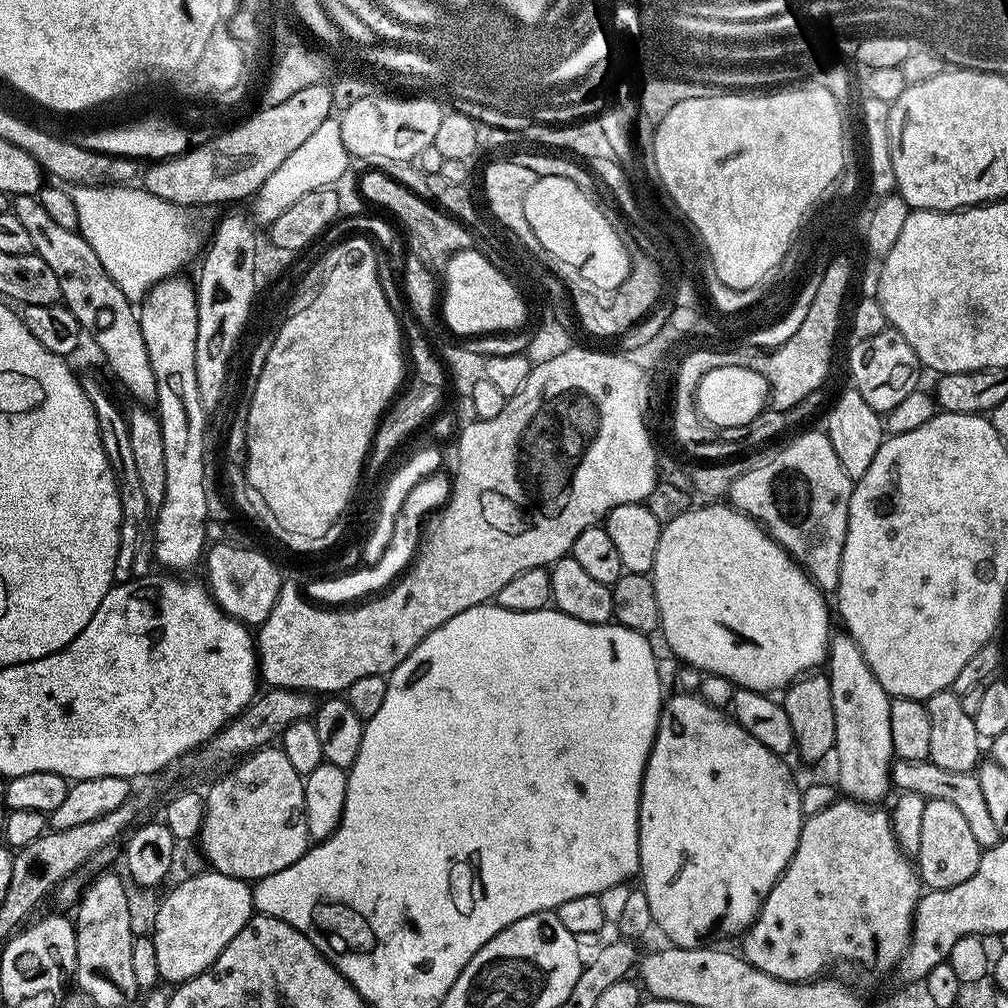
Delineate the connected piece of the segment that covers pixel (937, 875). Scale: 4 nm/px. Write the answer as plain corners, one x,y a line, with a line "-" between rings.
928,800
926,811
922,814
922,842
914,863
921,881
929,889
946,890
966,882
966,878
978,870
981,851
978,838
974,838
974,830
970,830
970,822
966,822
966,814
962,814
958,806
941,800

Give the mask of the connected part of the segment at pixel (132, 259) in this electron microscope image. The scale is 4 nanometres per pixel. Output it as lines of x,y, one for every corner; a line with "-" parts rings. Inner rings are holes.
74,184
68,193
78,209
80,235
90,242
98,262
128,300
143,300
154,285
177,275
191,258
196,228
185,205
166,202
140,186
84,188

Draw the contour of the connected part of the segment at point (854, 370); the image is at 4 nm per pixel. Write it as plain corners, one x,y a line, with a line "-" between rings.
889,326
884,331
874,334
874,338
856,340
853,345
848,352
851,387
858,394
862,394
866,402
870,402
874,411
886,414
894,410
898,402
903,402
906,394
917,391
919,384
916,383
920,380
920,372
922,373
920,359
918,354
914,354
910,342
906,342
895,328

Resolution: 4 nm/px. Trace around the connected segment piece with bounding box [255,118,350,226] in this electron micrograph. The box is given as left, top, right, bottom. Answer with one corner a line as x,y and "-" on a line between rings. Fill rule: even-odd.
330,118
322,122
322,126
318,126
318,130
314,130
314,134
310,134
310,138
306,138
306,142
302,142
302,146
298,146
298,150
294,150
294,154
290,154
290,158
286,158
286,162
282,162
282,166
278,166
278,170
274,170
260,187
255,201
257,221
270,226
306,194
316,189
333,187
349,168
350,157
342,142
340,121

